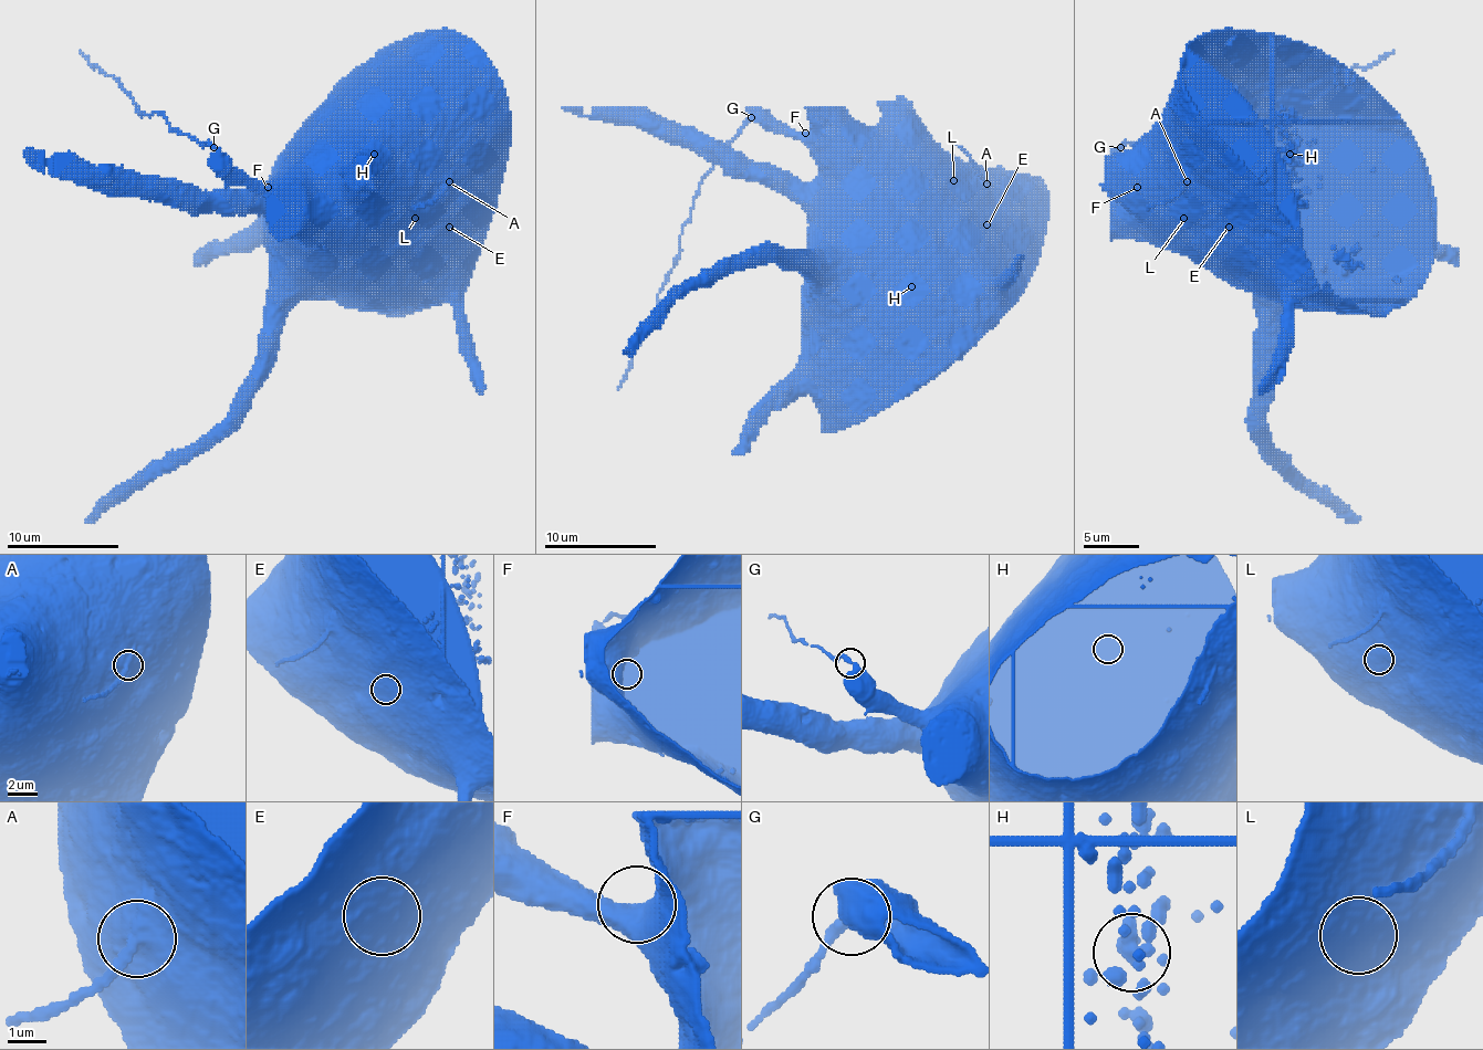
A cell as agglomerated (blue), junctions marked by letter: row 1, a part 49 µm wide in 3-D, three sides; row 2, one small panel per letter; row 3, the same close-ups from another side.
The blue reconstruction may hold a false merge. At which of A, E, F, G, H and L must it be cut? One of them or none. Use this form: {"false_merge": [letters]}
{"false_merge": ["G"]}

